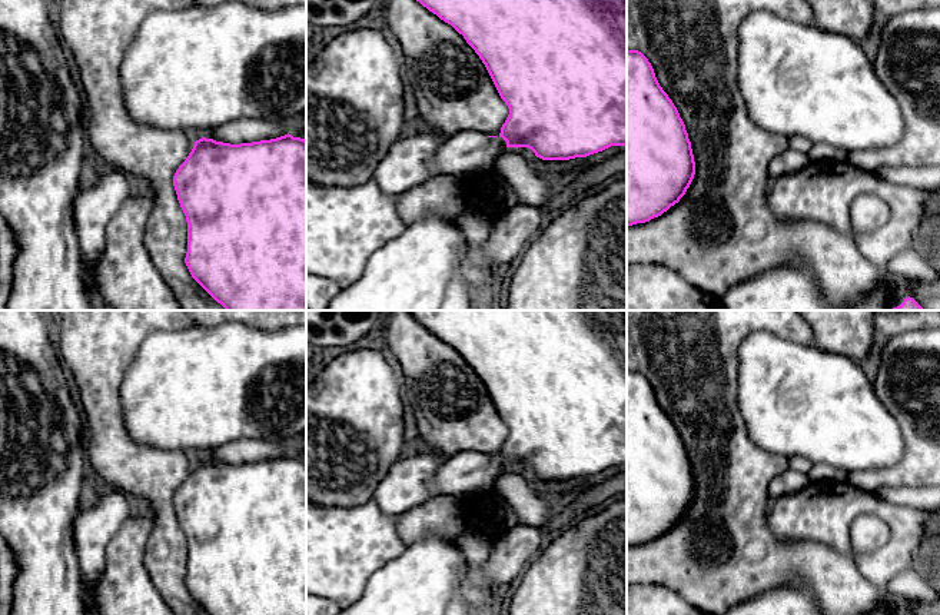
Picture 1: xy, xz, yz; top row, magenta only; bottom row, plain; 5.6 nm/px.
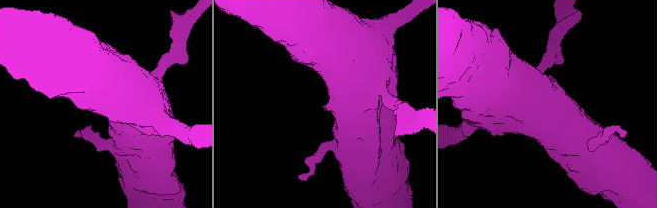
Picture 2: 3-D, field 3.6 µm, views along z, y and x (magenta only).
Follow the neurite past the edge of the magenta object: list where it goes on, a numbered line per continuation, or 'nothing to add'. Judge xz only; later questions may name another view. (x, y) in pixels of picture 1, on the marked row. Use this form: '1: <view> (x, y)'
1: xz (467, 152)

